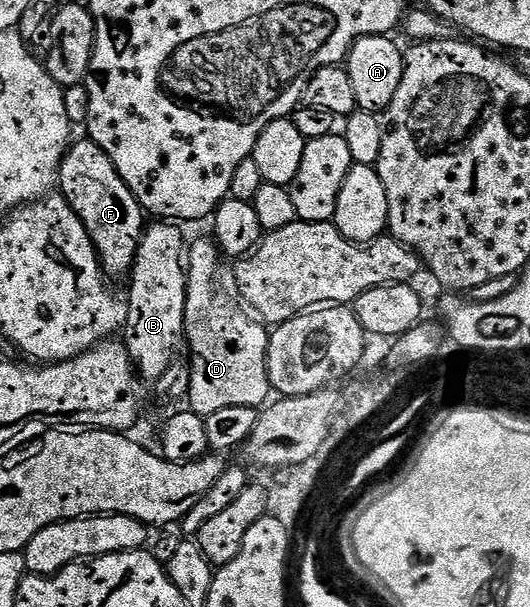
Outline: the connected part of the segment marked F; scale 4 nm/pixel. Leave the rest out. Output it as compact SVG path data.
M90 138L83 139L80 141L77 139L64 153L64 161L60 163L58 192L74 210L74 214L78 214L82 226L86 226L86 234L90 236L90 242L94 242L96 255L100 257L101 265L113 277L115 277L114 275L127 277L131 273L132 263L138 250L138 242L146 227L146 213L134 198L130 186L126 186L126 182L118 174L114 162L110 162L106 150L102 150L102 146L98 146Z

